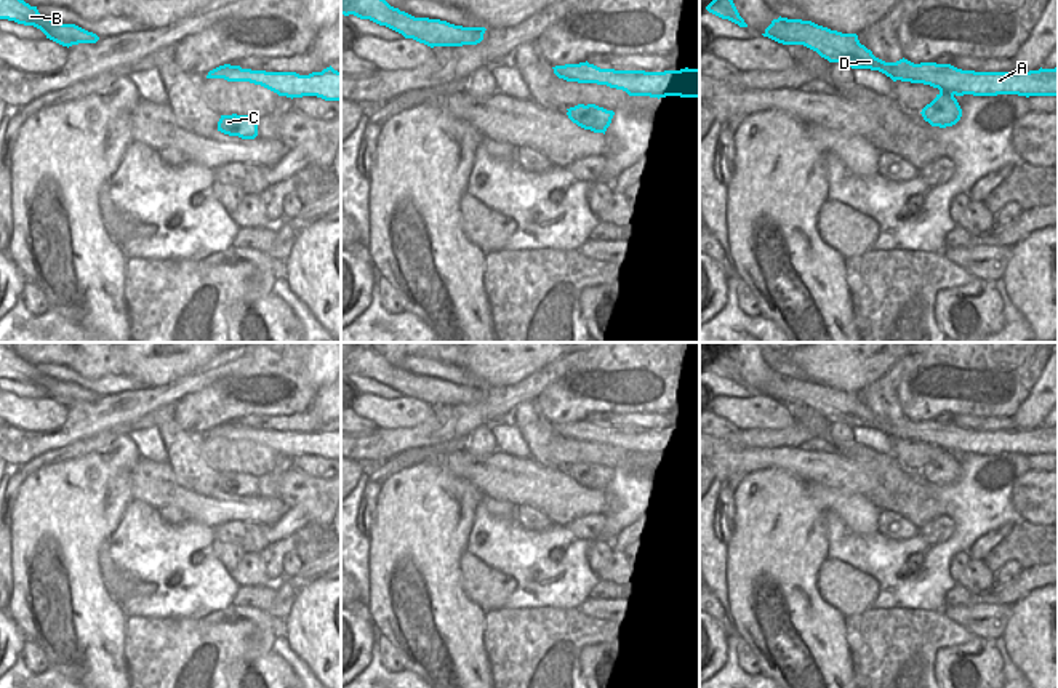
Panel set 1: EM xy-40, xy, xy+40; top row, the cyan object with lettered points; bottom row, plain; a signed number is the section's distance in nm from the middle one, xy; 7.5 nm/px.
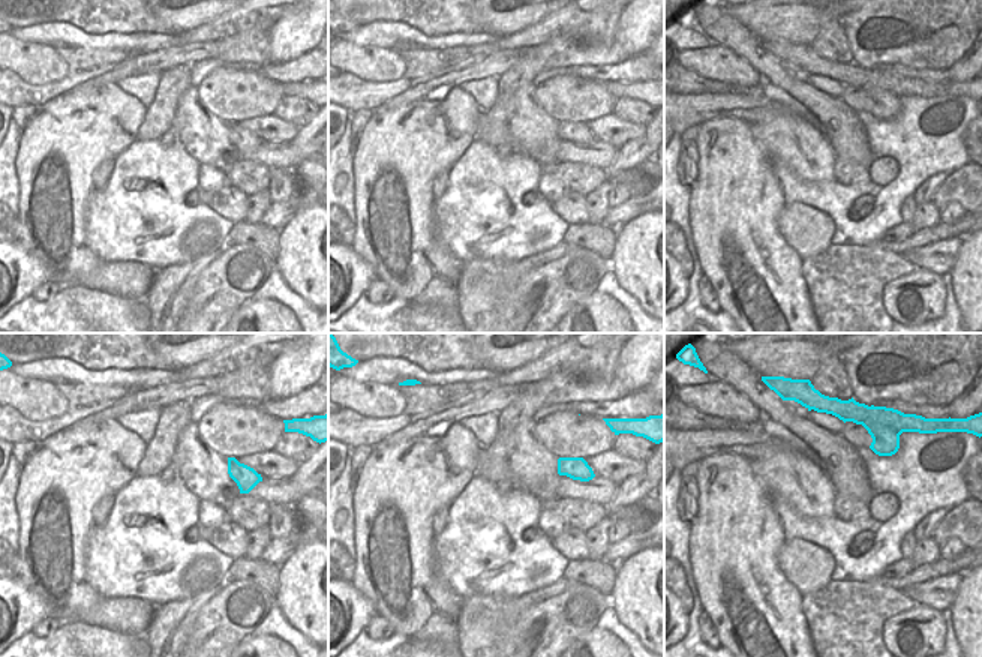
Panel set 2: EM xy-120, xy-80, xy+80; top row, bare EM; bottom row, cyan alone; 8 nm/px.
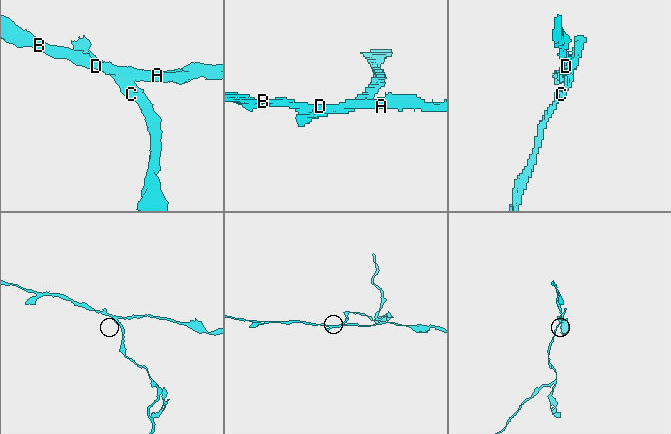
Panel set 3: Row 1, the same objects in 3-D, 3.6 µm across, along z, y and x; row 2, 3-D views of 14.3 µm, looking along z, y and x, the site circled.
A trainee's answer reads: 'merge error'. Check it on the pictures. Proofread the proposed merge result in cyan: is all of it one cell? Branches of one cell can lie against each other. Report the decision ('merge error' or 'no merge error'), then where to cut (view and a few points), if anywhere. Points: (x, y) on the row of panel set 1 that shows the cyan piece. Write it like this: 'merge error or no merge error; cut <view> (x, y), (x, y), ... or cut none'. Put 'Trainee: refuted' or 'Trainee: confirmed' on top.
Trainee: confirmed
merge error; cut xy+40 (953, 95), (940, 109), (922, 111)

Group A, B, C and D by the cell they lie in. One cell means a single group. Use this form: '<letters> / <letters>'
A B D / C

